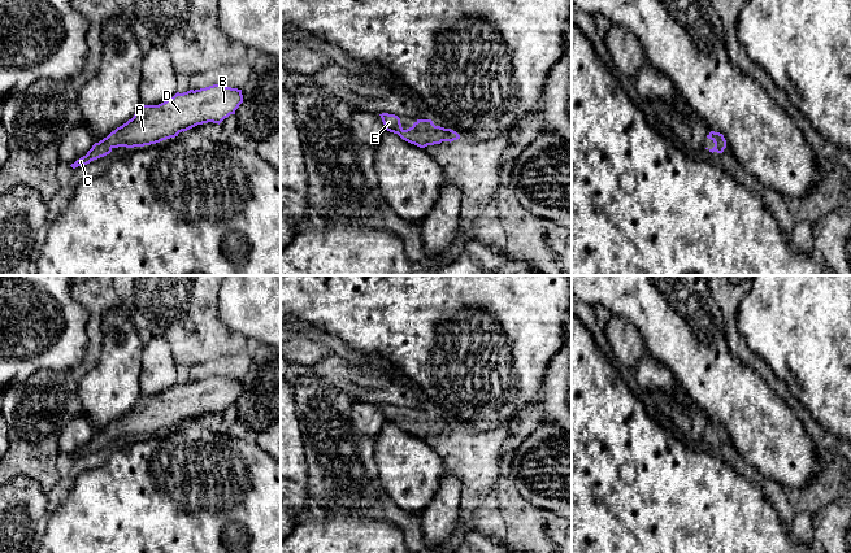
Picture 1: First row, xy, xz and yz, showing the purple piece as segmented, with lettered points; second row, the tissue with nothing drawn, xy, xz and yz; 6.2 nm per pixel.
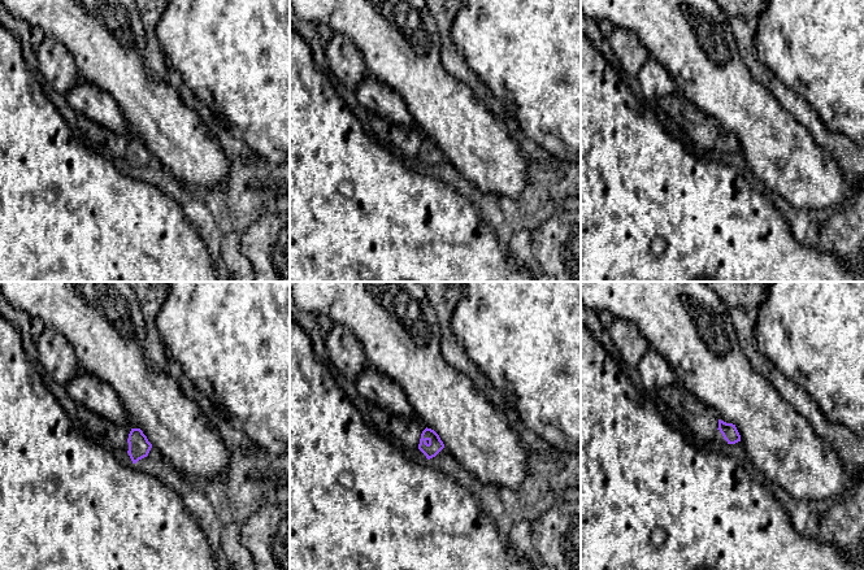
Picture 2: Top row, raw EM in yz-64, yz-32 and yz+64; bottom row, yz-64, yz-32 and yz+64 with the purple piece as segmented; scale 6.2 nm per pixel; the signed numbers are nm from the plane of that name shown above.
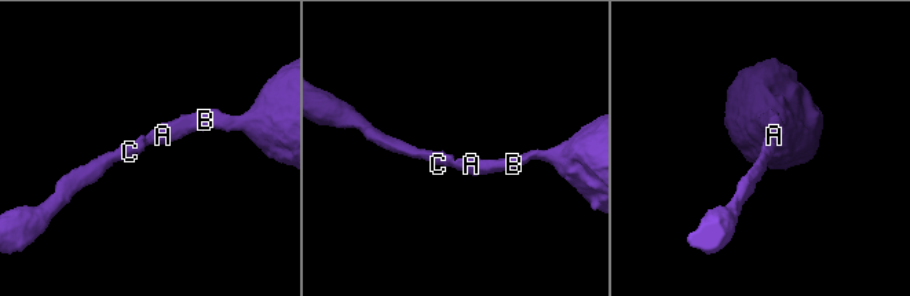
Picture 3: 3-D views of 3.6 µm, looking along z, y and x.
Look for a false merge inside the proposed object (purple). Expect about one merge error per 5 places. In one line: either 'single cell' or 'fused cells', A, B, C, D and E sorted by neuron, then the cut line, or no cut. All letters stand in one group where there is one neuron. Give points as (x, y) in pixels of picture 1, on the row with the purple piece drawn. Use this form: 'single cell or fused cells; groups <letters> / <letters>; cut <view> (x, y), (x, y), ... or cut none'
single cell; groups A B C D E; cut none

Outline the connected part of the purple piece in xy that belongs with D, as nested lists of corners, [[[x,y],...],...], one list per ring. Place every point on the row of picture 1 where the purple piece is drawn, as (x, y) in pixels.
[[[213,84],[200,90],[177,92],[159,105],[140,105],[131,119],[95,143],[73,169],[104,157],[113,148],[144,147],[175,138],[197,125],[221,123],[243,103],[242,90]]]

